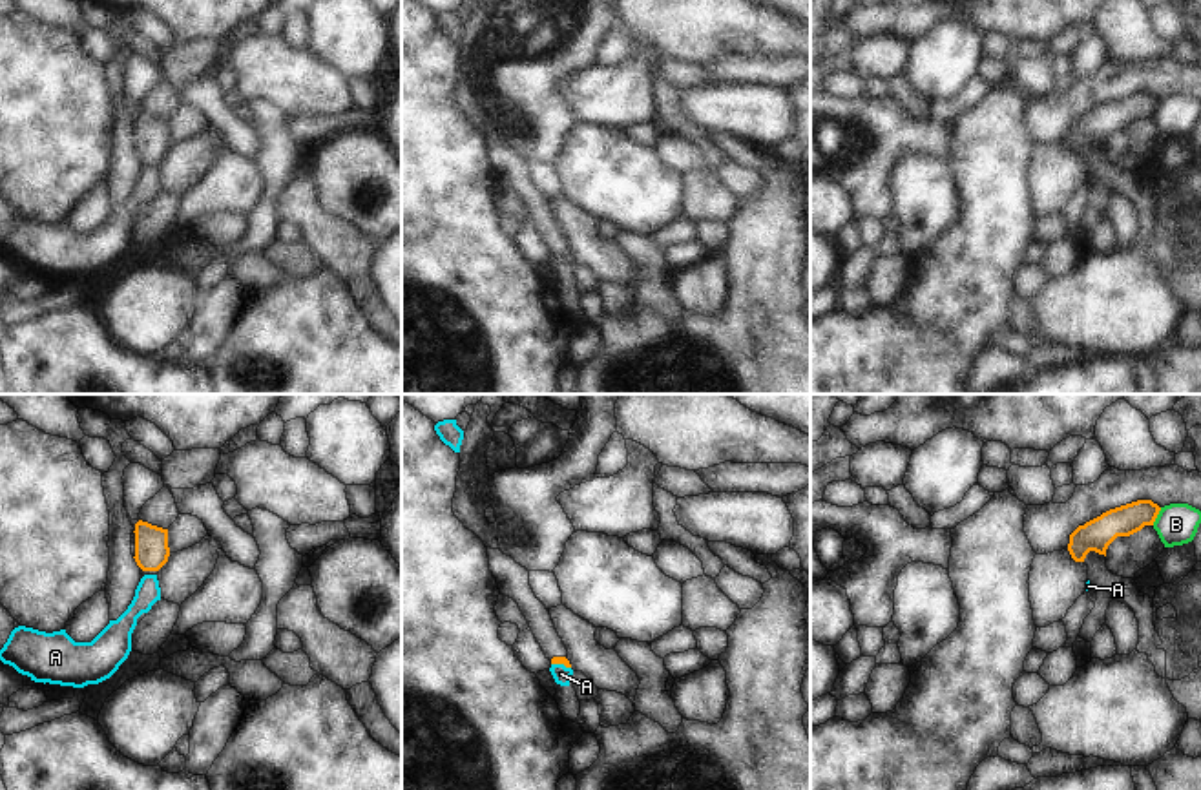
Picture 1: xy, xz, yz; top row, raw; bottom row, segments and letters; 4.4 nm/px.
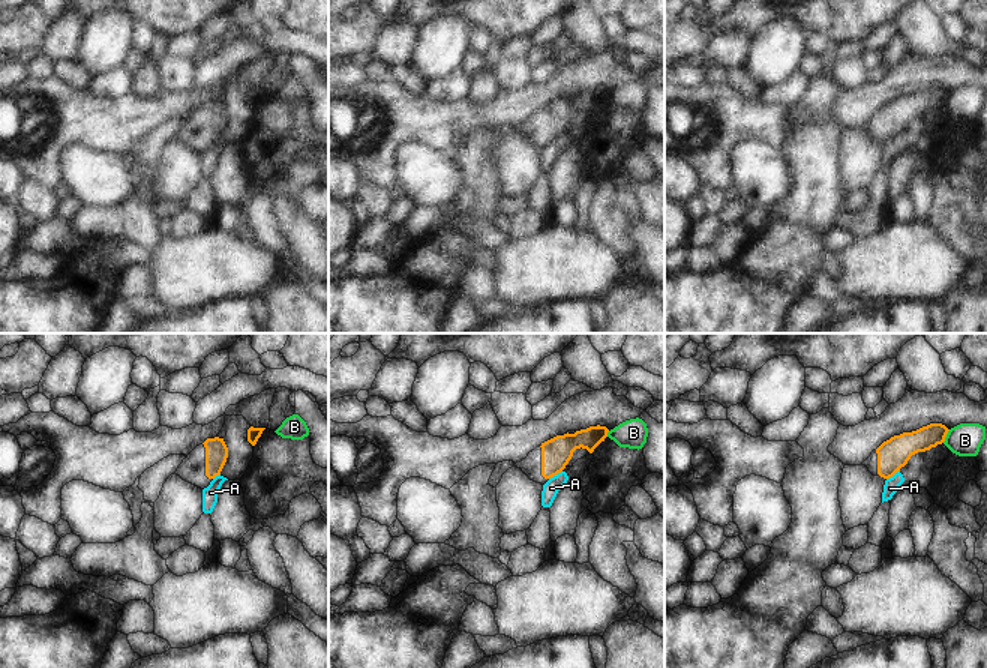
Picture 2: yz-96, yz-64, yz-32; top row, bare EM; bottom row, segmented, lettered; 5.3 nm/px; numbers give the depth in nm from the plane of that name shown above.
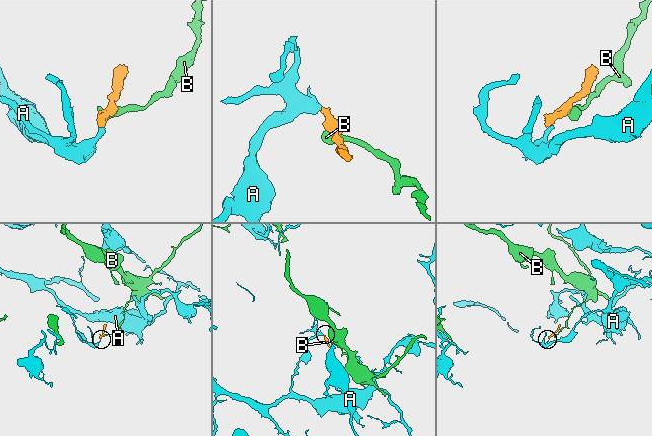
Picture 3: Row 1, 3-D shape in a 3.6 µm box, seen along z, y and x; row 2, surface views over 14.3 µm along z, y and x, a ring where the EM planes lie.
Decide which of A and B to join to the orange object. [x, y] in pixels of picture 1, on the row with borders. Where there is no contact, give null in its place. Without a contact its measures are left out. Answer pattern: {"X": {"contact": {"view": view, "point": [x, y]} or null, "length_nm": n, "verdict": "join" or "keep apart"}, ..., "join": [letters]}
{"A": {"contact": {"view": "xz", "point": [561, 663]}, "length_nm": 90, "verdict": "keep apart"}, "B": {"contact": {"view": "yz", "point": [1156, 517]}, "length_nm": 90, "verdict": "keep apart"}, "join": []}

